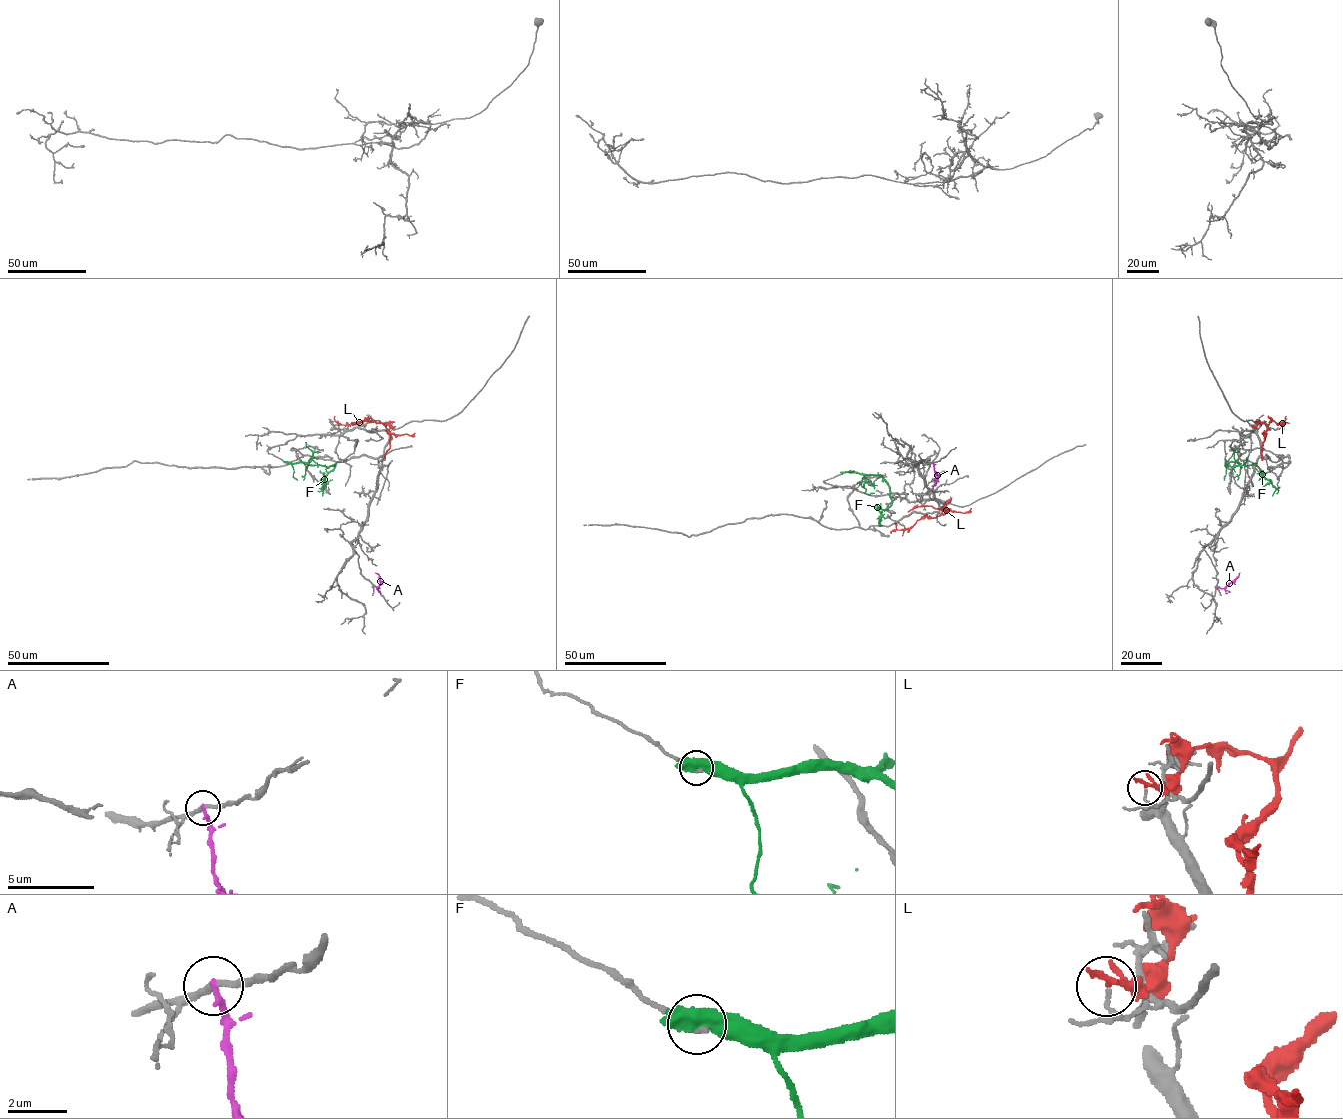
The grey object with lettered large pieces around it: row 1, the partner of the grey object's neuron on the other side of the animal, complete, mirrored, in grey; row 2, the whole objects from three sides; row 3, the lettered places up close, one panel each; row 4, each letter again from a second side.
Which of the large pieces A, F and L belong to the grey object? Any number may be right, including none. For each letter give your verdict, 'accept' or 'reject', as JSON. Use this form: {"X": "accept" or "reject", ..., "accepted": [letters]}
{"A": "reject", "F": "reject", "L": "reject", "accepted": []}

